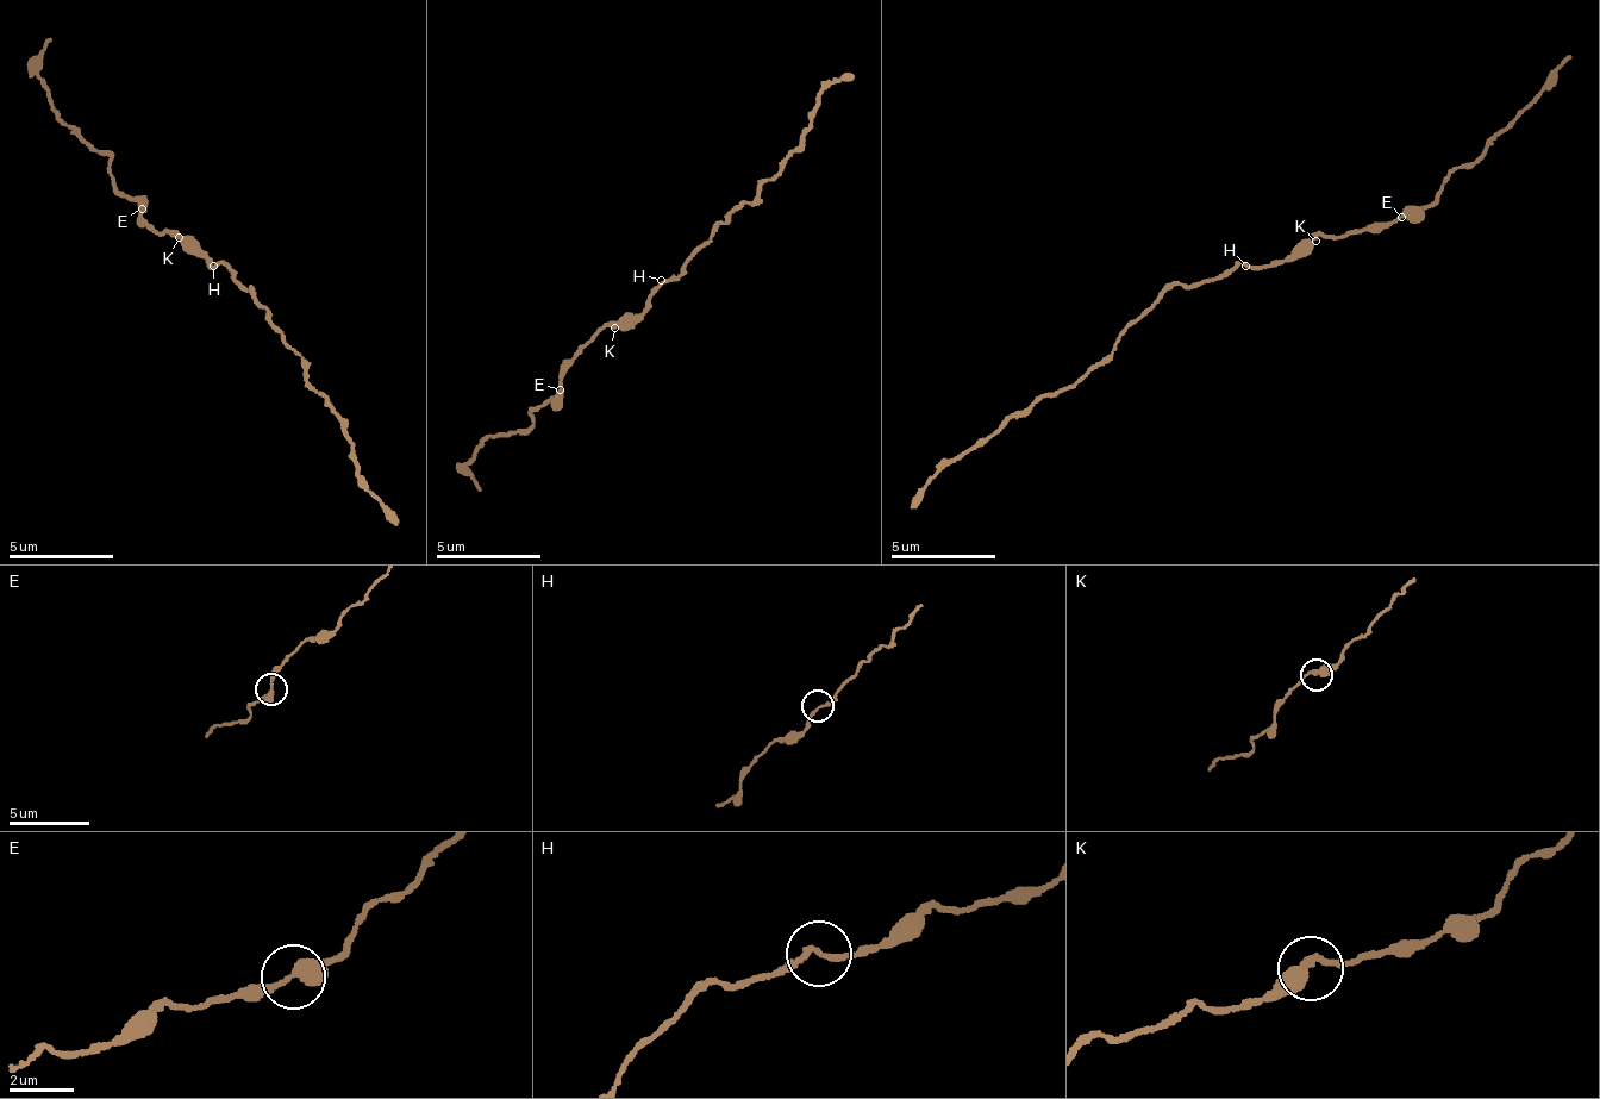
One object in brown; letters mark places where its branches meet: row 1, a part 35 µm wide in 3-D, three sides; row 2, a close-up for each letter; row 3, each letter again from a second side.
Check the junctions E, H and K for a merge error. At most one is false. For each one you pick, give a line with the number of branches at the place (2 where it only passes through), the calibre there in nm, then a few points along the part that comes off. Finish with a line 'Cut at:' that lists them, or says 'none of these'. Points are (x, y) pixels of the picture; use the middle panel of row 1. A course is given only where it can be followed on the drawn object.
Cut at: none of these

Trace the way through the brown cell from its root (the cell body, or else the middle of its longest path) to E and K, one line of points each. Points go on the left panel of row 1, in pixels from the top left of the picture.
E: (214, 266), (208, 263), (202, 250), (187, 250), (169, 231), (145, 225), (141, 206)
K: (214, 266), (208, 263), (202, 250), (185, 249), (179, 237)

